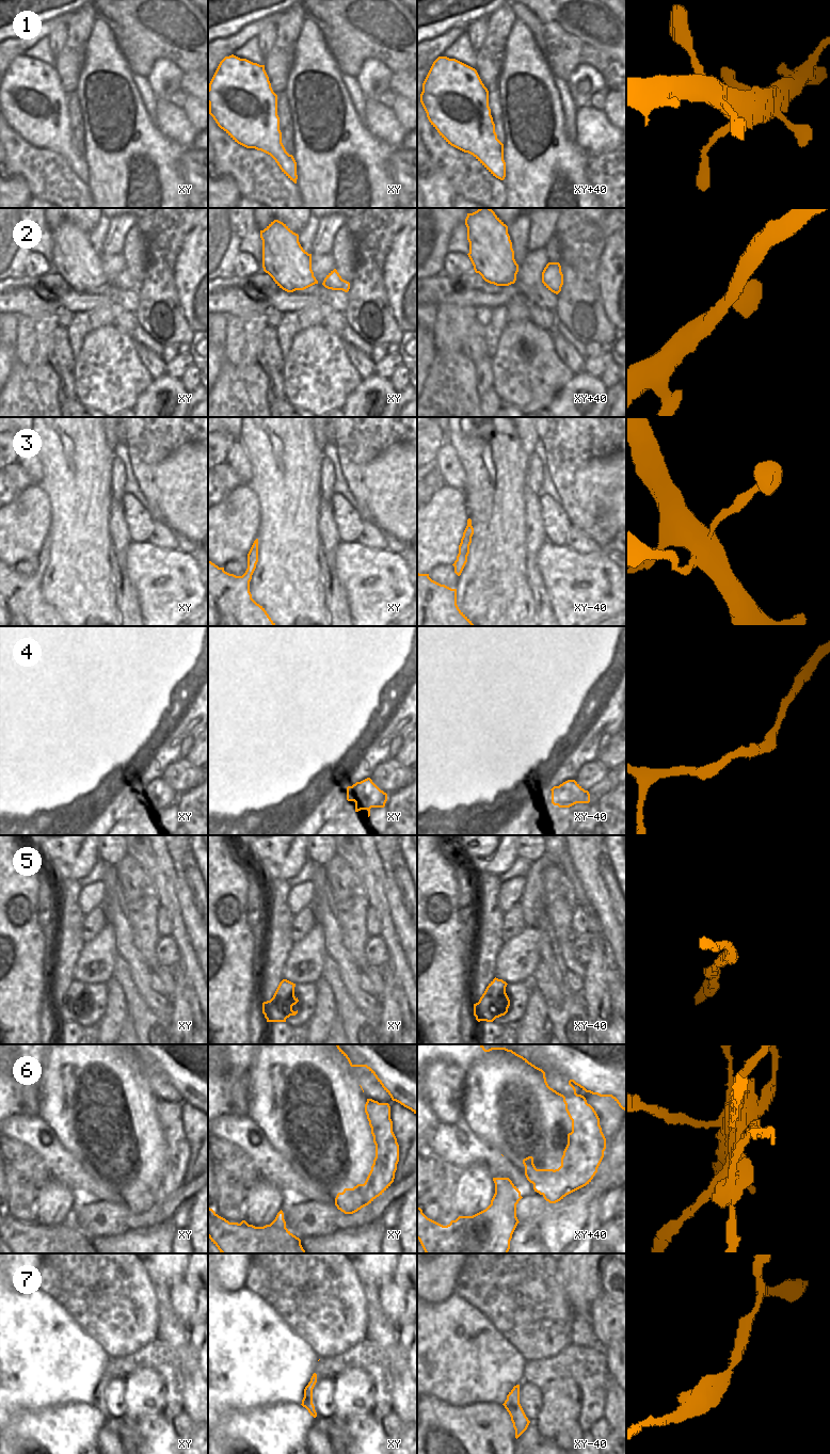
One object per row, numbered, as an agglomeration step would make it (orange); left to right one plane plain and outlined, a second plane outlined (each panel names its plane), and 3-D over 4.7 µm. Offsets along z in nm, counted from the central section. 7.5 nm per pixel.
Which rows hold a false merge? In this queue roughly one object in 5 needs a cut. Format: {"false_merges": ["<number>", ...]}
{"false_merges": ["6"]}

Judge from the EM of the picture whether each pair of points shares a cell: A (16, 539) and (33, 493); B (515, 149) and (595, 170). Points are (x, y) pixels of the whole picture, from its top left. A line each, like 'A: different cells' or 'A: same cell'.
A: same cell
B: different cells

